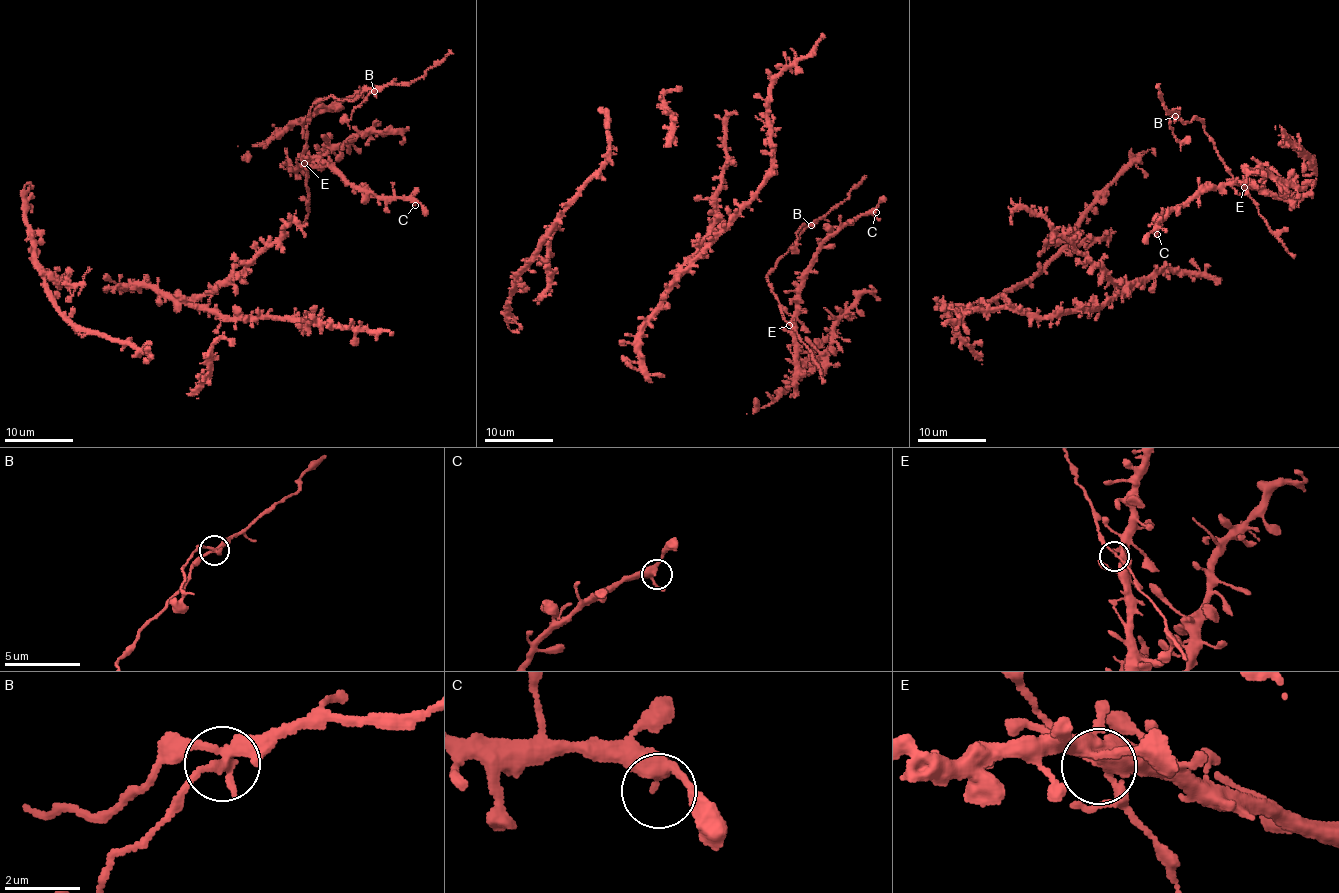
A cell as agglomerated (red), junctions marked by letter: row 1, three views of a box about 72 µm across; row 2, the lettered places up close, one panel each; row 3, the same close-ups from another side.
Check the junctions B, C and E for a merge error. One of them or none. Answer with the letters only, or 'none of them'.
B

